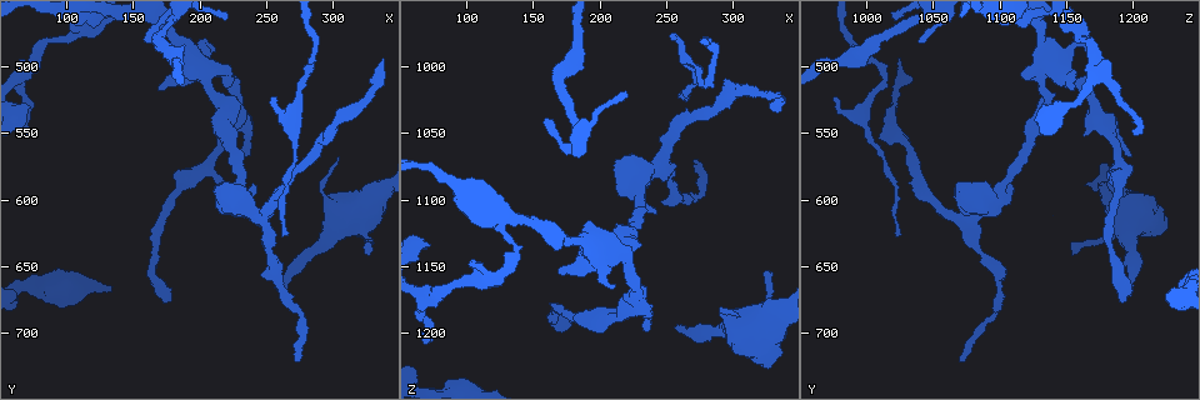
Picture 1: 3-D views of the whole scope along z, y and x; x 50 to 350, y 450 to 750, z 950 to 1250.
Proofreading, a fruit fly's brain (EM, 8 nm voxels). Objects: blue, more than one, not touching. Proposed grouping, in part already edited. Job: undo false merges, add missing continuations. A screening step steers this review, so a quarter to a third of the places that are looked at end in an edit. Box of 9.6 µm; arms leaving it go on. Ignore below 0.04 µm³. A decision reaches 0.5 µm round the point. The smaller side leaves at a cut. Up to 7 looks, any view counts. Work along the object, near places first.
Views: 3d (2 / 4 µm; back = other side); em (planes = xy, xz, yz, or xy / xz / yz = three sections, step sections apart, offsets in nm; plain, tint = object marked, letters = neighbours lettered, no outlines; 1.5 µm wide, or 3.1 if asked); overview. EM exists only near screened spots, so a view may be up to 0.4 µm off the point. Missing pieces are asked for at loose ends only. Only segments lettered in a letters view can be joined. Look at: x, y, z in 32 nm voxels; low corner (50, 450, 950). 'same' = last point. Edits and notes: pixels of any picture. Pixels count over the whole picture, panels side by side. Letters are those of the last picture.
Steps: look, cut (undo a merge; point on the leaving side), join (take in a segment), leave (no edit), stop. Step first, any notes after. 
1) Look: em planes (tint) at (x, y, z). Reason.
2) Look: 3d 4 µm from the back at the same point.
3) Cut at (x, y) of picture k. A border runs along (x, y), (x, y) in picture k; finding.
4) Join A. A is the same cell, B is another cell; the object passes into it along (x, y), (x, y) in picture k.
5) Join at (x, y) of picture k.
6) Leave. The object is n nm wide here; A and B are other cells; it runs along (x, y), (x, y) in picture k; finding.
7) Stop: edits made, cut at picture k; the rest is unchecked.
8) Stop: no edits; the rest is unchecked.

Look: em planes (letters) at (74, 550, 1202). Branch stops here.

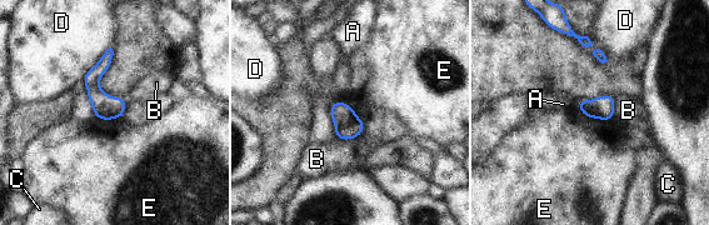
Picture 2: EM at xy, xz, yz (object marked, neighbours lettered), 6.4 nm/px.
Leave. A, B, C, D and E are other cells; a border runs along (577, 104), (584, 115), (613, 119) in picture 2; no lettered segment goes on from it.

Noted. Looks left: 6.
Look: em planes (letters) at (176, 678, 1192). Branch stops here.

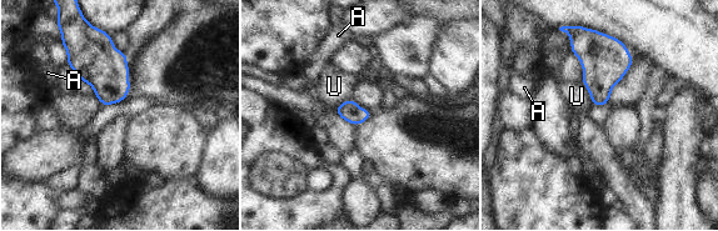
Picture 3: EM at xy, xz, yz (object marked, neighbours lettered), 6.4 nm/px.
Leave. The longest contact is with U, 170 nm; A and U are other cells; a border runs along (581, 83), (587, 89), (593, 105) in picture 3; no lettered segment goes on from it.

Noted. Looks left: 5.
Look: 3d 4 µm at (264, 626, 1028). Free end.

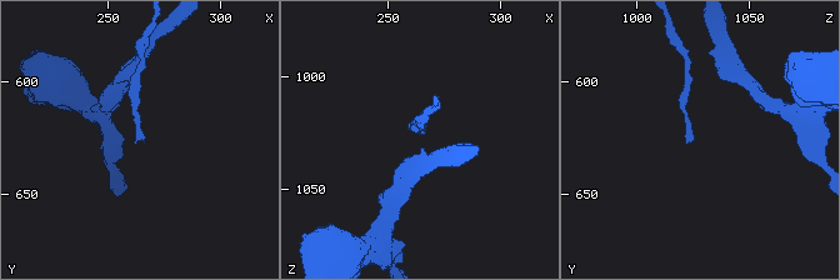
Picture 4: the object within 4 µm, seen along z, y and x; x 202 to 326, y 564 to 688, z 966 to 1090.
Look: em planes (letters) at (265, 626, 1025).

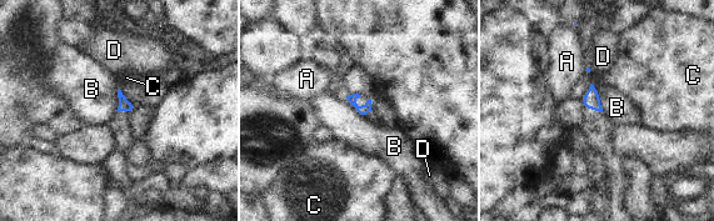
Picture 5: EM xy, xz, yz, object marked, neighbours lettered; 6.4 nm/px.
Leave. The longest contact is with B, 180 nm; A, B, C and D are other cells; no lettered segment goes on from it.

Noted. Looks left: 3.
Stop: no edits; the rest is unchecked.

